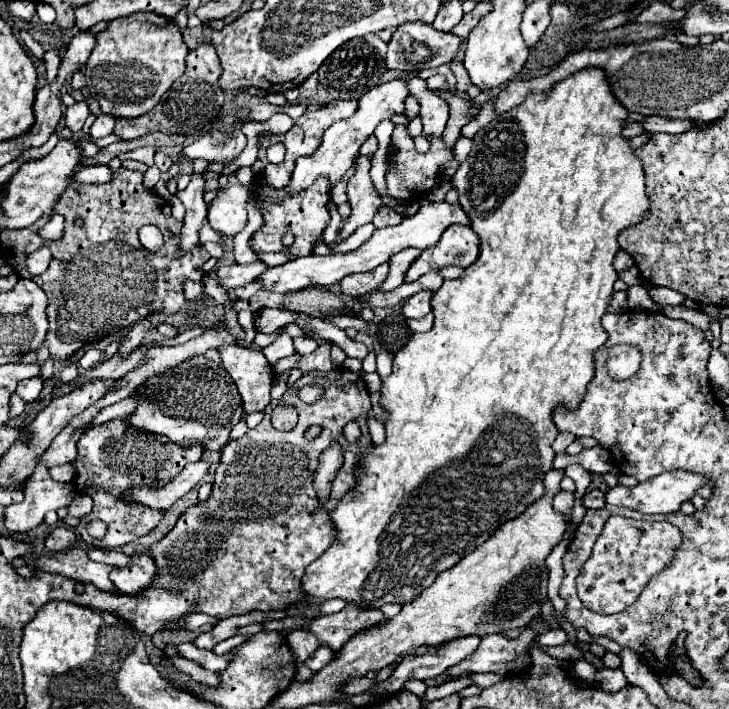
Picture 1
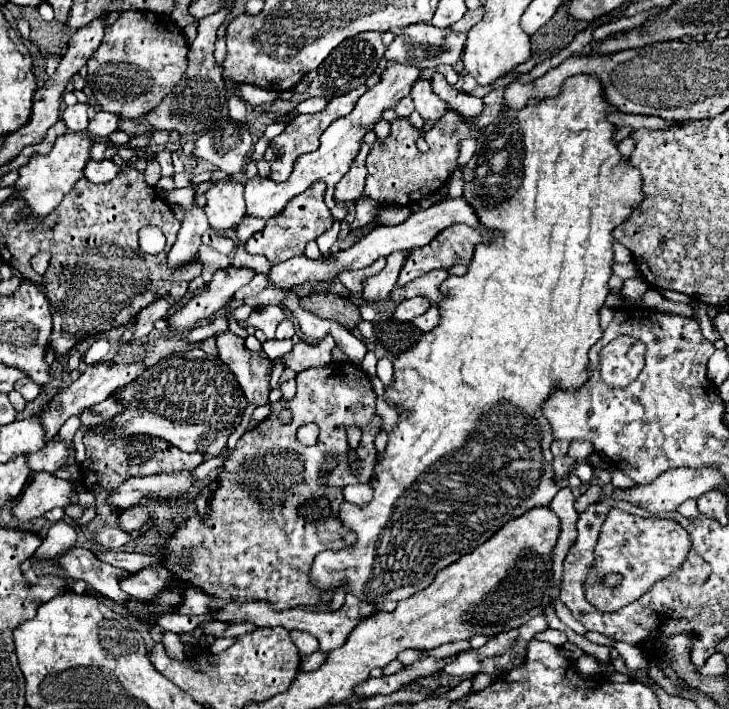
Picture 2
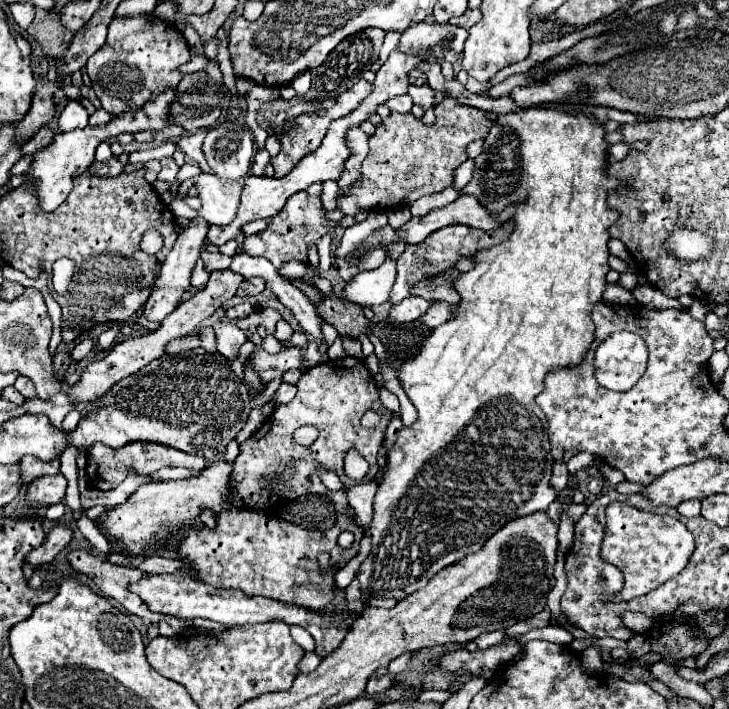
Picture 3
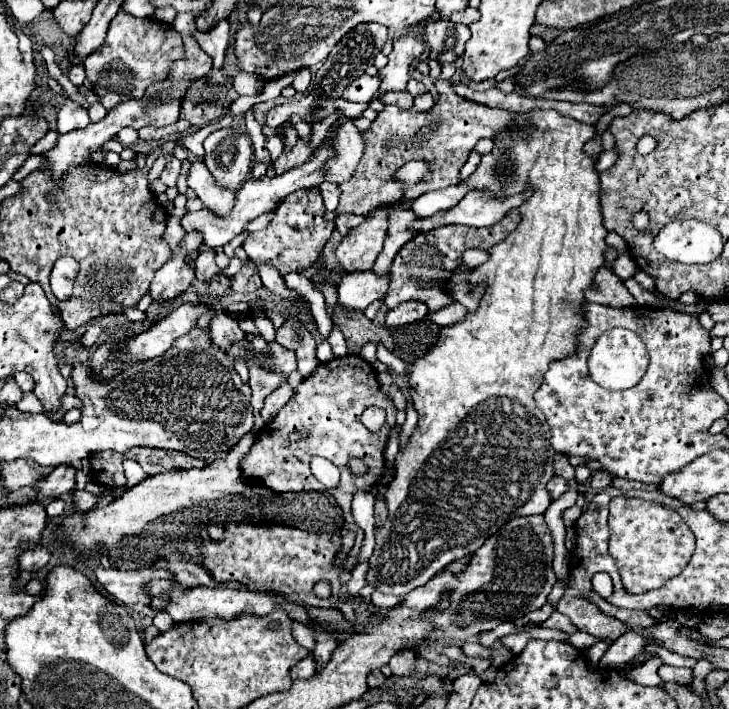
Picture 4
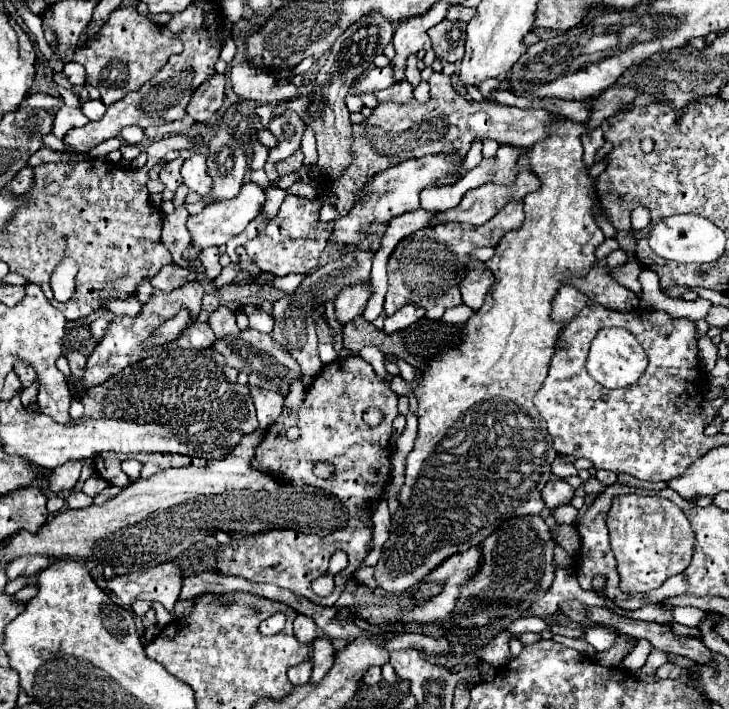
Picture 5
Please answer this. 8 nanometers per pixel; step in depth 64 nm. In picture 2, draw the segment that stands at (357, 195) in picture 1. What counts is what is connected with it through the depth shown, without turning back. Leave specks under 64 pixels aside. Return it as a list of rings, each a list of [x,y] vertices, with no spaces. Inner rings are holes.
[[[362,142],[362,148],[350,166],[350,172],[336,184],[336,192],[334,192],[336,198],[360,200],[360,196],[364,194],[364,184],[366,184],[366,156],[368,156],[368,152],[370,152],[368,144]],[[360,200],[360,204],[356,204],[354,208],[354,220],[350,224],[350,230],[370,224],[376,218],[376,212],[378,212],[378,204],[372,204],[372,200]]]

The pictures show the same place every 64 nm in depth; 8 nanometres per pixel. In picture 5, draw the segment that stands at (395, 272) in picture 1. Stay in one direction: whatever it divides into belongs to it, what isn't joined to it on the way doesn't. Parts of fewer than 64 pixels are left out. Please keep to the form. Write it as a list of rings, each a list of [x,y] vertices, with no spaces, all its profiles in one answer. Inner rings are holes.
[[[370,282],[354,284],[352,288],[344,288],[340,296],[336,296],[336,318],[340,324],[346,324],[364,312],[364,304],[372,292]]]

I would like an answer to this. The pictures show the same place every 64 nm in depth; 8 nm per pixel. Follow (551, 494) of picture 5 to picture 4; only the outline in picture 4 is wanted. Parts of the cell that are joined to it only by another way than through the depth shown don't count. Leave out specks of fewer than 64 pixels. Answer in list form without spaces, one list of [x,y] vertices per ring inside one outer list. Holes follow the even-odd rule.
[[[554,474],[552,480],[548,482],[548,490],[550,490],[550,494],[552,494],[552,500],[560,498],[560,496],[566,492],[566,488],[568,488],[568,480],[564,480],[564,478],[558,476],[558,474]]]

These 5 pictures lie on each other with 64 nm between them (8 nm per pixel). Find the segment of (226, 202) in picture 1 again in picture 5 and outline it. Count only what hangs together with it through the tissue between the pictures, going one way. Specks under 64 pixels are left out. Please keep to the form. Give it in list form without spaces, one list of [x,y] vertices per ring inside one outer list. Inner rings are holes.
[[[194,152],[190,158],[184,160],[182,180],[190,190],[198,192],[204,200],[208,200],[208,192],[212,192],[212,178],[208,176],[204,154]]]

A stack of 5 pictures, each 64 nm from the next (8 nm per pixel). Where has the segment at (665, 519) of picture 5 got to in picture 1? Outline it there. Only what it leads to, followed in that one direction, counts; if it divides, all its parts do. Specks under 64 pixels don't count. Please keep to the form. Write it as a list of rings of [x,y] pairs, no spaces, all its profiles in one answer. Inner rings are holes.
[[[610,516],[598,536],[592,556],[584,562],[578,578],[578,598],[586,608],[598,614],[616,614],[626,610],[656,572],[666,568],[680,546],[680,530],[670,522],[646,522],[622,516]]]

